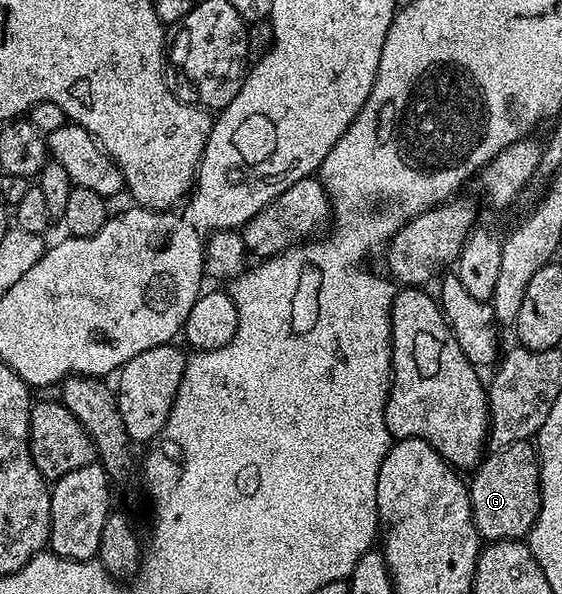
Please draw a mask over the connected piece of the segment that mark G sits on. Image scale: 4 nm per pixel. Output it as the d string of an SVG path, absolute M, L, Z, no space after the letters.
M518 440L492 451L484 455L470 476L471 513L480 537L487 542L530 537L539 513L539 454L536 445Z

